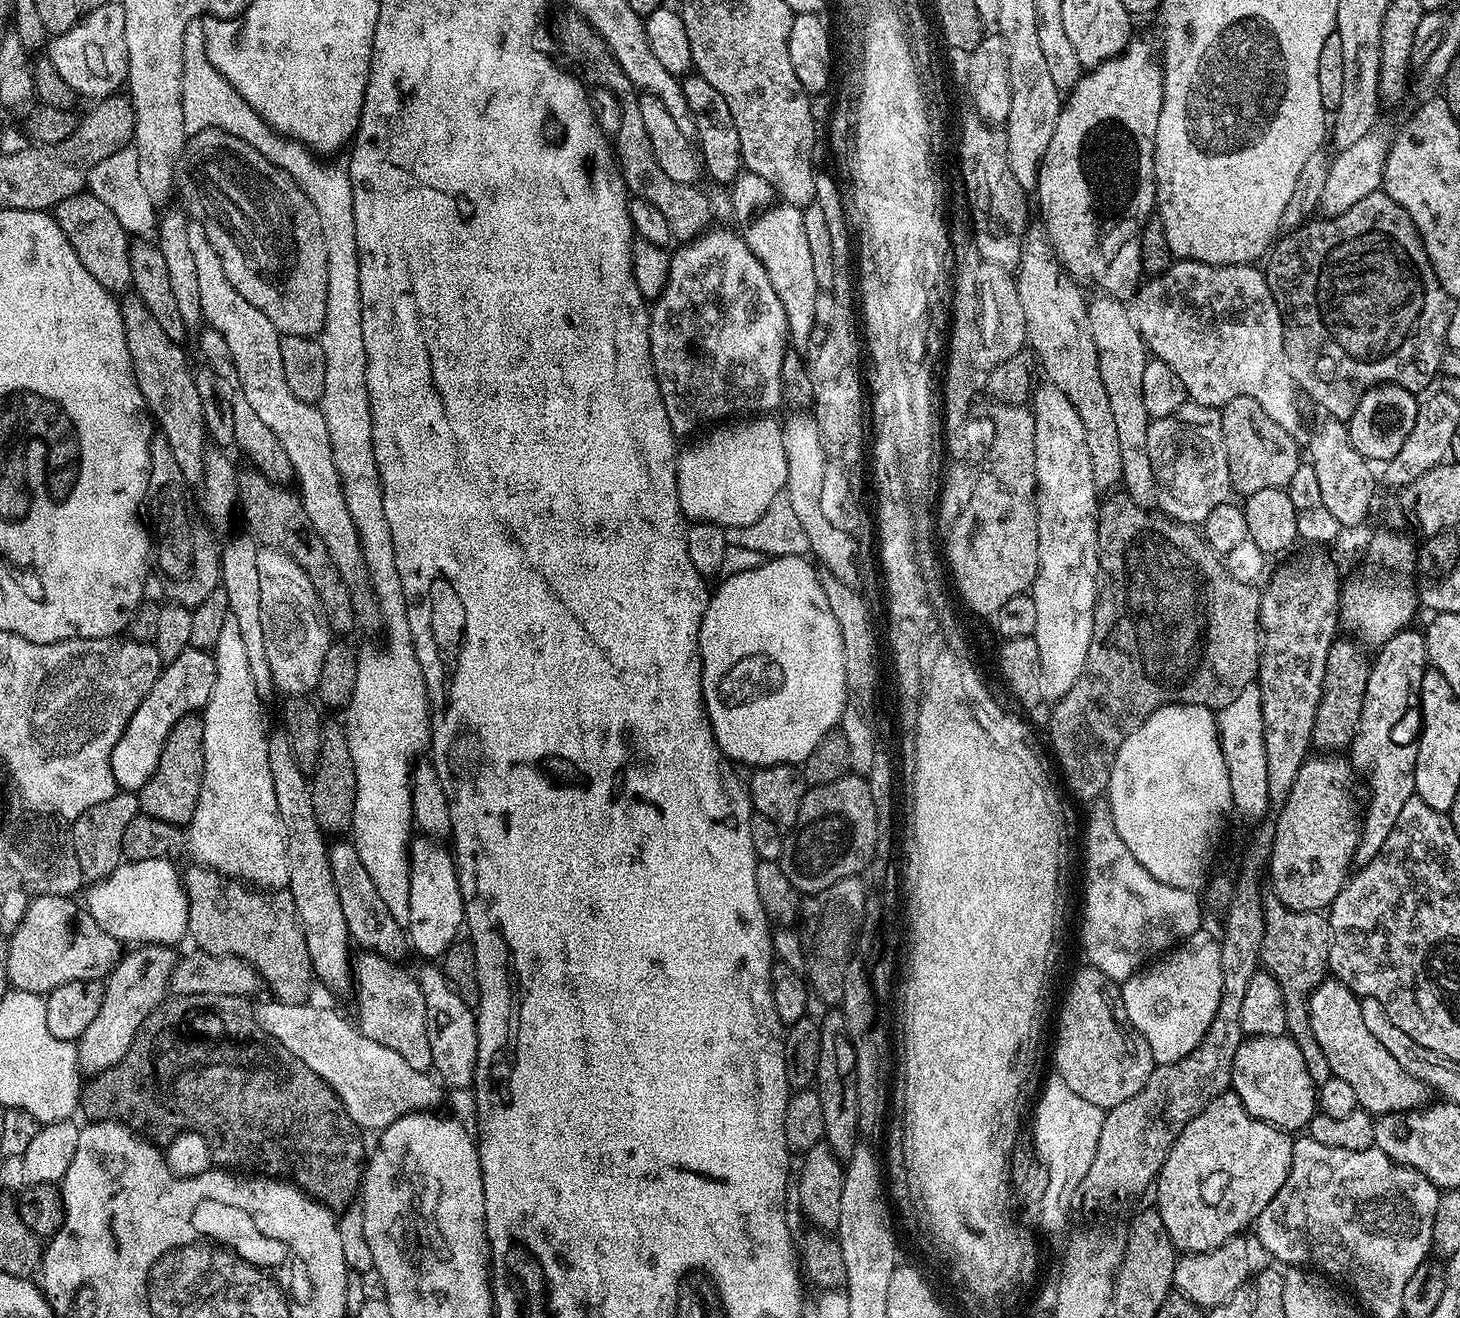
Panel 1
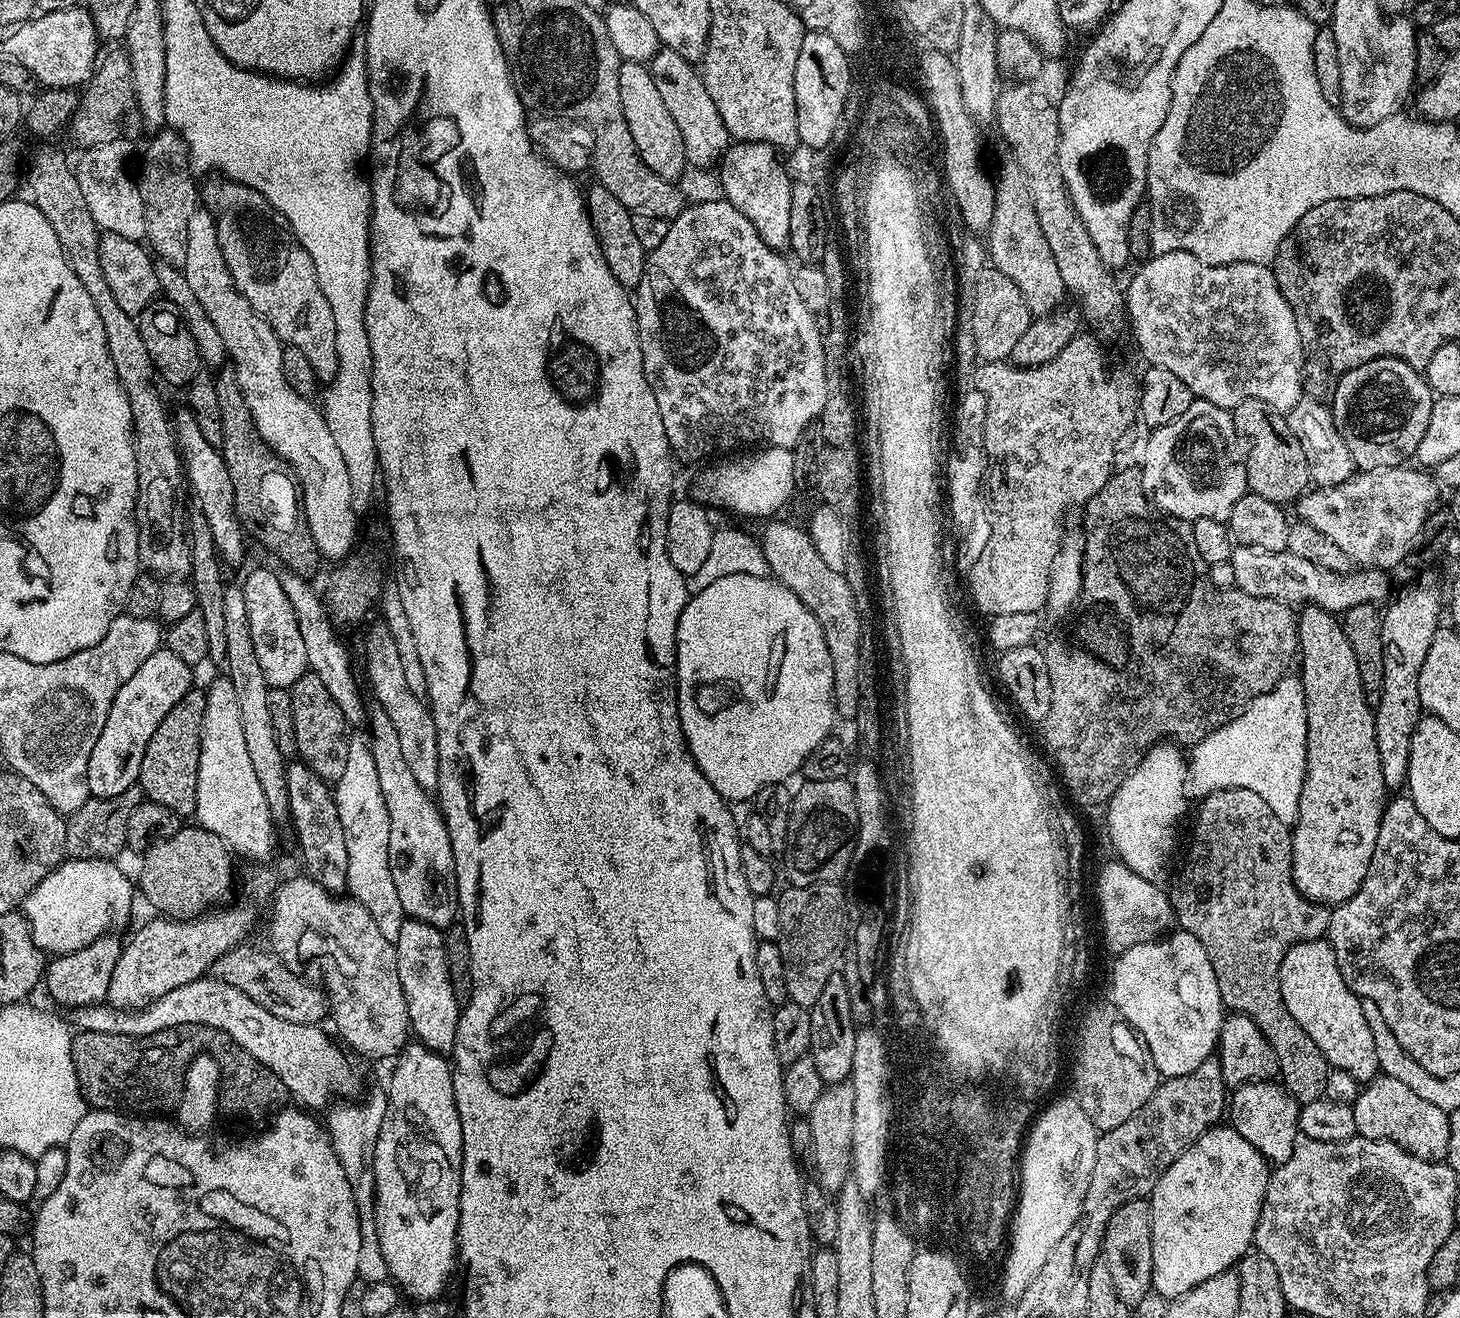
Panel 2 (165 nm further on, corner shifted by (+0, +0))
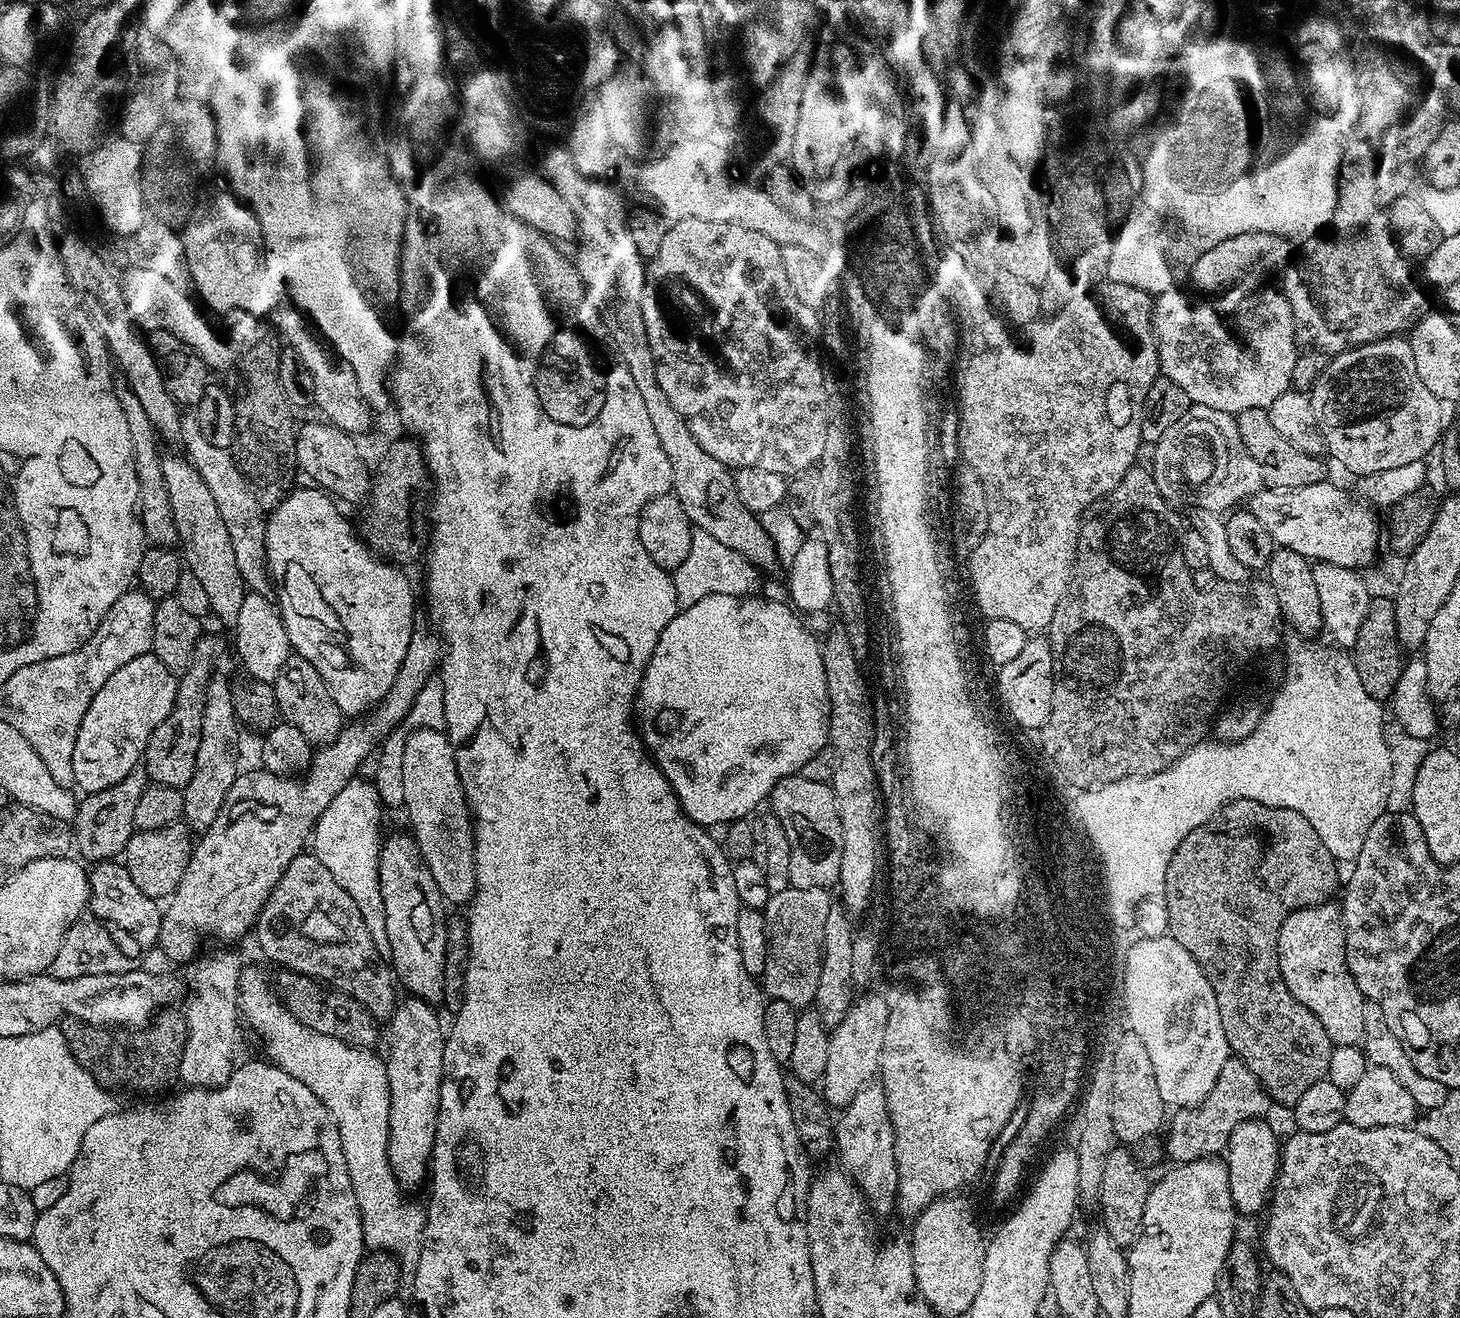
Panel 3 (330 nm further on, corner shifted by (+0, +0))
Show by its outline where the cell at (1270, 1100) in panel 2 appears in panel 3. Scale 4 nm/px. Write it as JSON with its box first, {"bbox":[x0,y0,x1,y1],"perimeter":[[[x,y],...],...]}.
{"bbox":[1226,1119,1281,1217],"perimeter":[[[1267,1119],[1247,1120],[1234,1128],[1228,1139],[1226,1163],[1230,1174],[1230,1194],[1241,1217],[1267,1209],[1276,1176],[1280,1172],[1281,1137],[1276,1137]]]}

